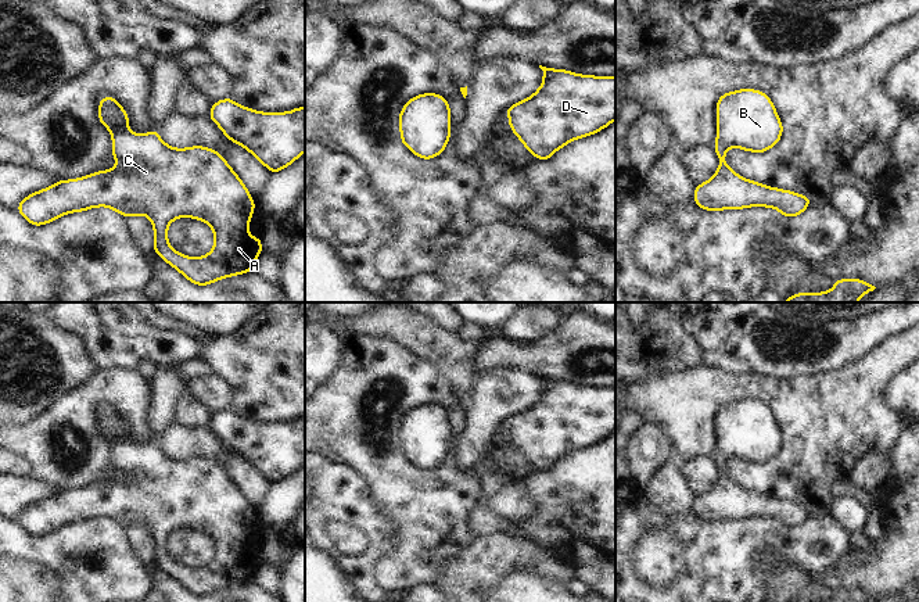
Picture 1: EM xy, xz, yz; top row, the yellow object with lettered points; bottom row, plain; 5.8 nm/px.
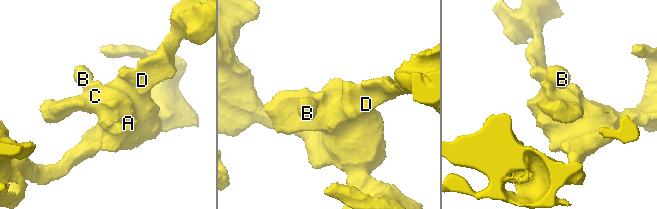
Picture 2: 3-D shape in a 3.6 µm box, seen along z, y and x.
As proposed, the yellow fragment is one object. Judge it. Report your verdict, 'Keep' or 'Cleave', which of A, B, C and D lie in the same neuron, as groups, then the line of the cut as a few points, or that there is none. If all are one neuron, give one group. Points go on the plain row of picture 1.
Keep. Groups: A B C D. No split

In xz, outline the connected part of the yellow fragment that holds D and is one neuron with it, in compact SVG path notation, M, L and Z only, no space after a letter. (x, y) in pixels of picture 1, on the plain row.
M539 376L543 381L541 398L528 409L506 419L509 436L525 459L536 470L549 470L559 459L572 451L595 445L609 437L615 430L615 387L578 386L566 380L552 380Z

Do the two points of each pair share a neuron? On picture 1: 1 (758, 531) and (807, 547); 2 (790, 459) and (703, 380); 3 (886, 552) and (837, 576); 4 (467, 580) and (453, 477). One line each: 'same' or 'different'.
1: same
2: same
3: same
4: different

